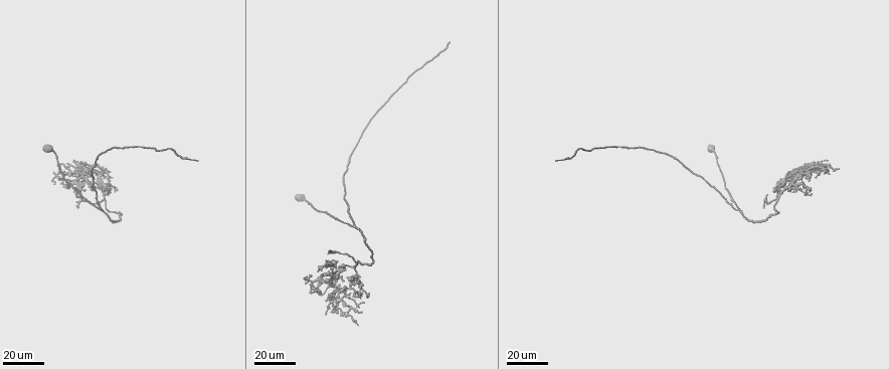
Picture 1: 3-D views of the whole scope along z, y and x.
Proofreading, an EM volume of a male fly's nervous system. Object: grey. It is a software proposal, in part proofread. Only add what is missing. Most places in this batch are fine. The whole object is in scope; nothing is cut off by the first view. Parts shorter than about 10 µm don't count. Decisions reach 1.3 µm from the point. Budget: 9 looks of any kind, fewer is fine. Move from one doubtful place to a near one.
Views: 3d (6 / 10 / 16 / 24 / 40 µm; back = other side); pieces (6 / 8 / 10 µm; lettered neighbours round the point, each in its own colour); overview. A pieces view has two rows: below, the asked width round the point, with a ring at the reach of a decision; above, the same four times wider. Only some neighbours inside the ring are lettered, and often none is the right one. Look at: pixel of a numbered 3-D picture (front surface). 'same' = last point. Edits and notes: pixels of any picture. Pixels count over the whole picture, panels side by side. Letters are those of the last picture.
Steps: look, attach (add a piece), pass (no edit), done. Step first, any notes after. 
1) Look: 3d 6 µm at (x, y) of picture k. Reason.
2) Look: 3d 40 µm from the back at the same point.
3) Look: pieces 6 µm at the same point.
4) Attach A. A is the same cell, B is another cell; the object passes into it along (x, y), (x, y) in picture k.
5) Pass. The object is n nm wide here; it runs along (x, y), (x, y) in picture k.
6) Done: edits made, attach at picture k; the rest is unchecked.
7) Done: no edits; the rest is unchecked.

Look: 3d 40 µm at (556, 159) of picture 1. An open end.

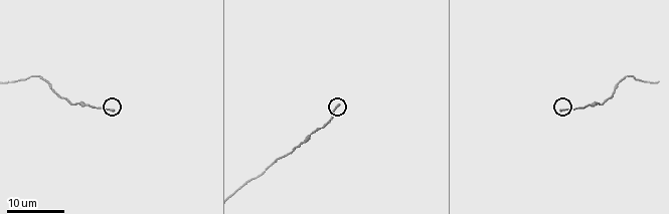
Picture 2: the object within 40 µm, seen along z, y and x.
Look: pieces 10 µm at (113, 112) of picture 2.

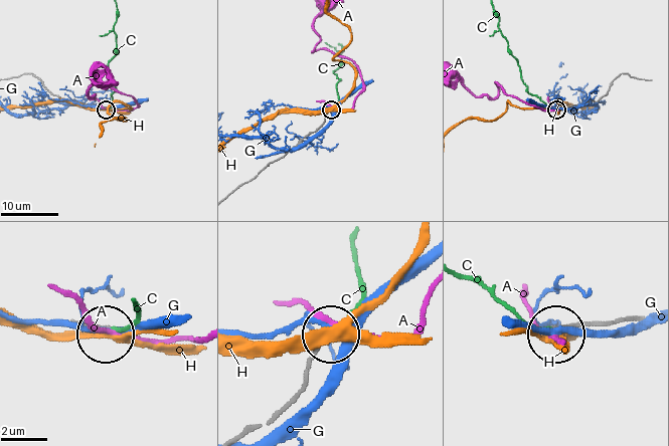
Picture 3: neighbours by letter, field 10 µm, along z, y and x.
Attach C. C is the same cell, A, G and H are other cells; it goes on there.

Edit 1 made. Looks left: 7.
Look: 3d 24 µm at (73, 163) of picture 1. Free end.

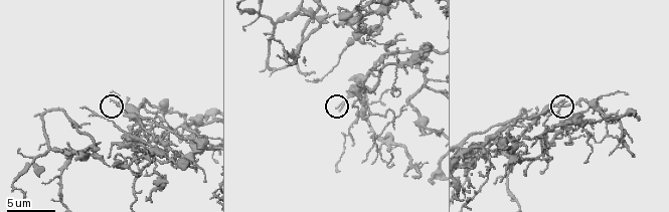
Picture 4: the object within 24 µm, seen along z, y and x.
Look: pieces 8 µm at (337, 109) of picture 4.

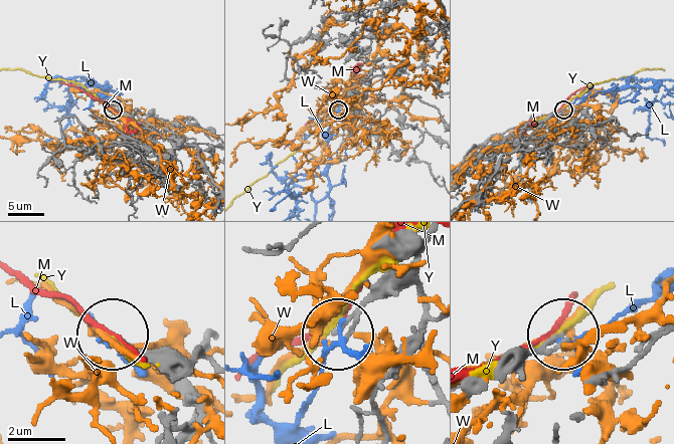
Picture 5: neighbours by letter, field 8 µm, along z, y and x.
Pass. L, M, W and Y are other cells; it runs along (402, 263), (340, 334) in picture 5; no lettered piece goes on from it.

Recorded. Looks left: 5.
Look: pieces 10 µm at (412, 177) of picture 4.

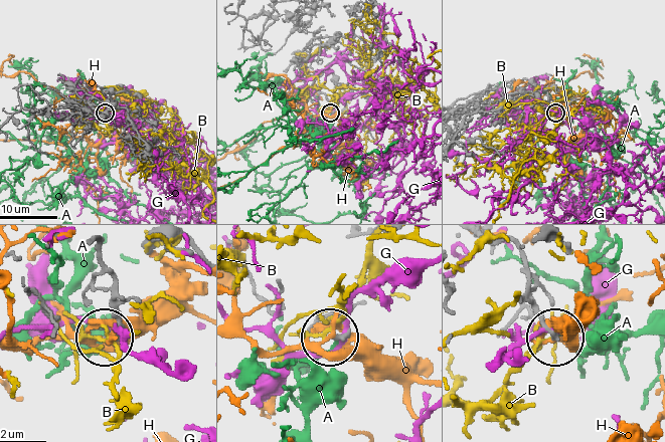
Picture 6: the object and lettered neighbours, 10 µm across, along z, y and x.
Pass. A, B, G and H are other cells; no lettered piece goes on from it.

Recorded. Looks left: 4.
Look: 3d 24 µm at (356, 290) of picture 1. Free end.

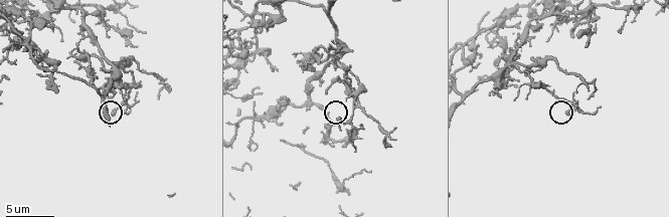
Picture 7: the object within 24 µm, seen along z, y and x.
Look: pieces 8 µm at (568, 113) of picture 7. See the neighbours.

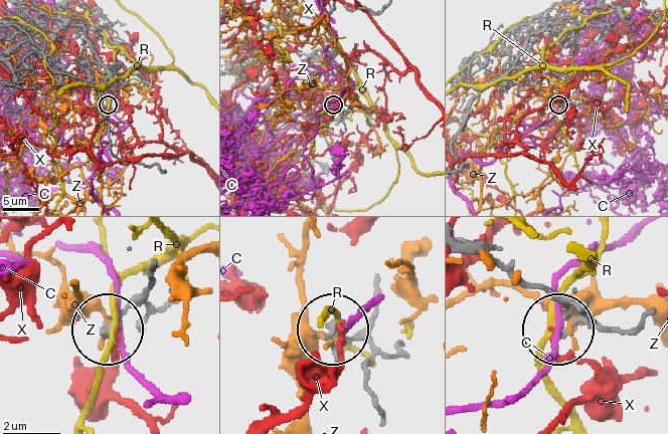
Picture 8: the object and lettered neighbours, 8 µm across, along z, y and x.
Pass. C, R, X and Z are other cells; it runs along (493, 257), (558, 300), (565, 314), (560, 327) in picture 8; none of them fits.

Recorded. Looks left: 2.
Done: edits made, attach at picture 3; the rest is unchecked.

